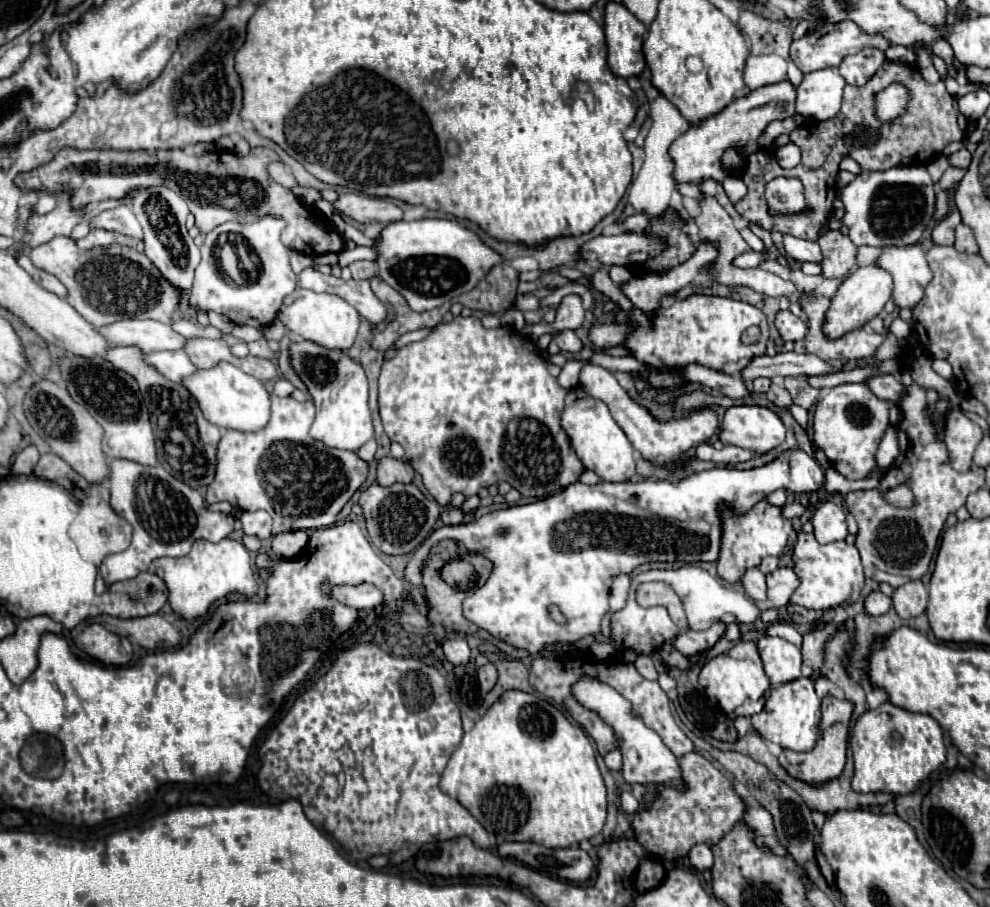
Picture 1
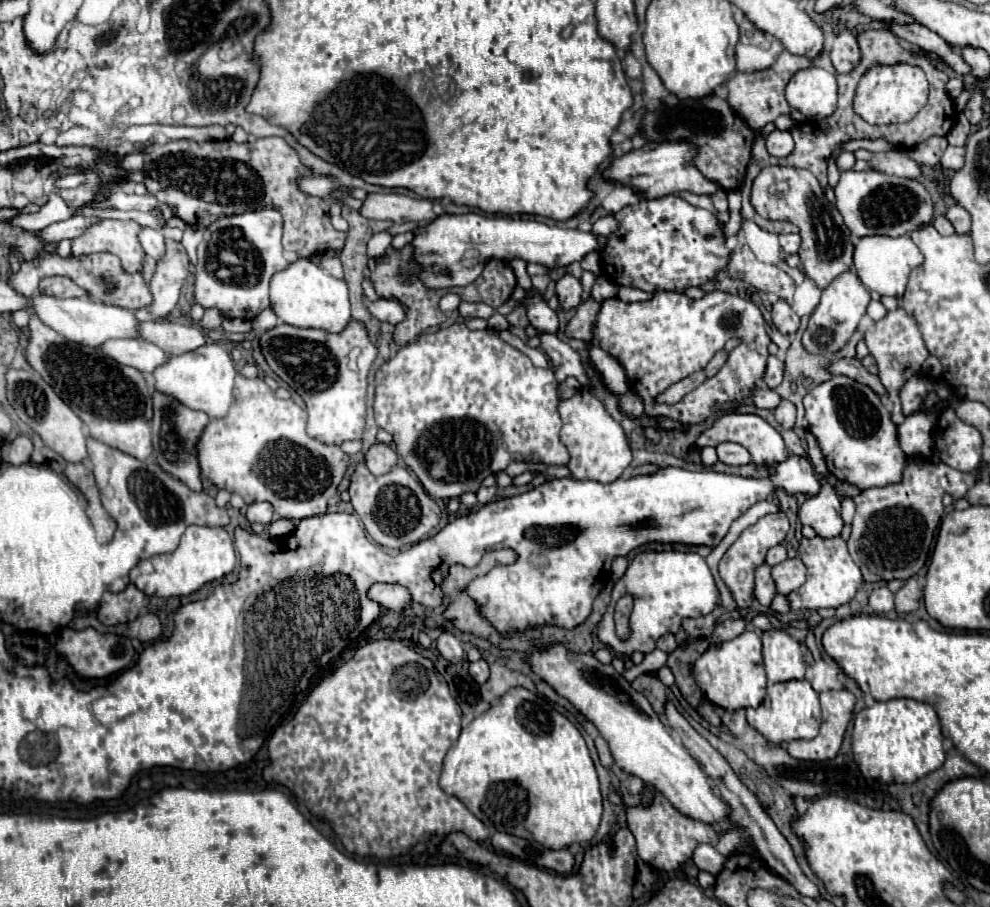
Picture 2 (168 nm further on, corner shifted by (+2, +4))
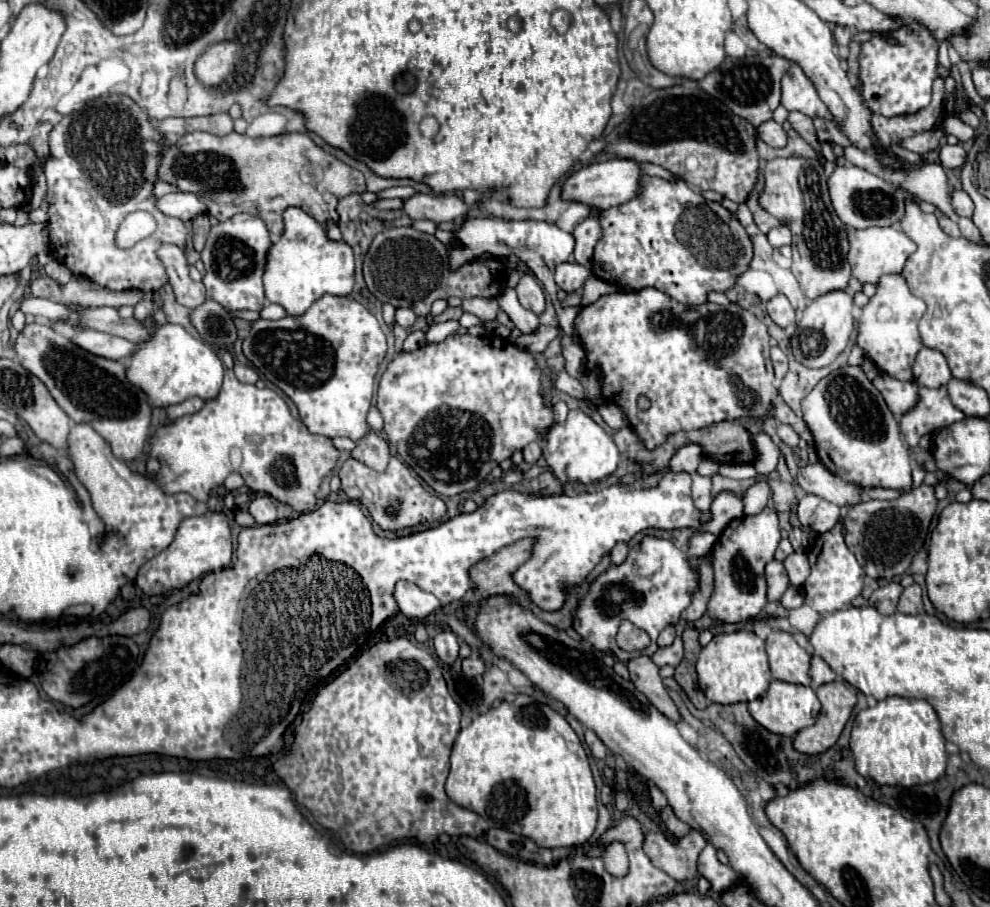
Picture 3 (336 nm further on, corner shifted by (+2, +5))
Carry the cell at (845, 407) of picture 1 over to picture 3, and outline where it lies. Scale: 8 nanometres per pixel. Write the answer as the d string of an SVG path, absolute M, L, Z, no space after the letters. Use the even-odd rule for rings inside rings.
M841 367L827 377L823 377L815 389L803 399L803 419L815 439L819 461L833 471L835 475L841 475L847 483L859 485L859 487L889 487L889 489L911 489L911 457L909 449L901 441L899 425L889 411L885 399L881 393L873 387L873 383L865 377L861 367Z

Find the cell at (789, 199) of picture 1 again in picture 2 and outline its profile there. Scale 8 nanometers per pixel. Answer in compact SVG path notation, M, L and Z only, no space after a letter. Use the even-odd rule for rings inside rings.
M767 166L759 172L751 190L751 204L759 216L767 220L787 220L799 228L801 236L801 270L821 290L827 288L839 274L851 270L853 242L851 232L843 224L835 204L831 204L817 178L803 168L793 166Z

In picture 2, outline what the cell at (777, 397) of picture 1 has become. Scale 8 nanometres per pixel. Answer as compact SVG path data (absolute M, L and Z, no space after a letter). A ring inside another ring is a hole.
M781 400L781 404L773 410L773 414L783 430L791 430L795 426L795 408L793 404L789 404L789 400Z

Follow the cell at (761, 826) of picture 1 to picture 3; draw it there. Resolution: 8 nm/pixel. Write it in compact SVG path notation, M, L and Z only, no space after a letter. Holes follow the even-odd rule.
M635 657L631 661L627 661L629 673L631 673L631 681L633 685L671 721L681 723L681 715L675 707L675 703L671 701L667 687L663 685L661 677L659 677L659 667L649 659L649 657Z

